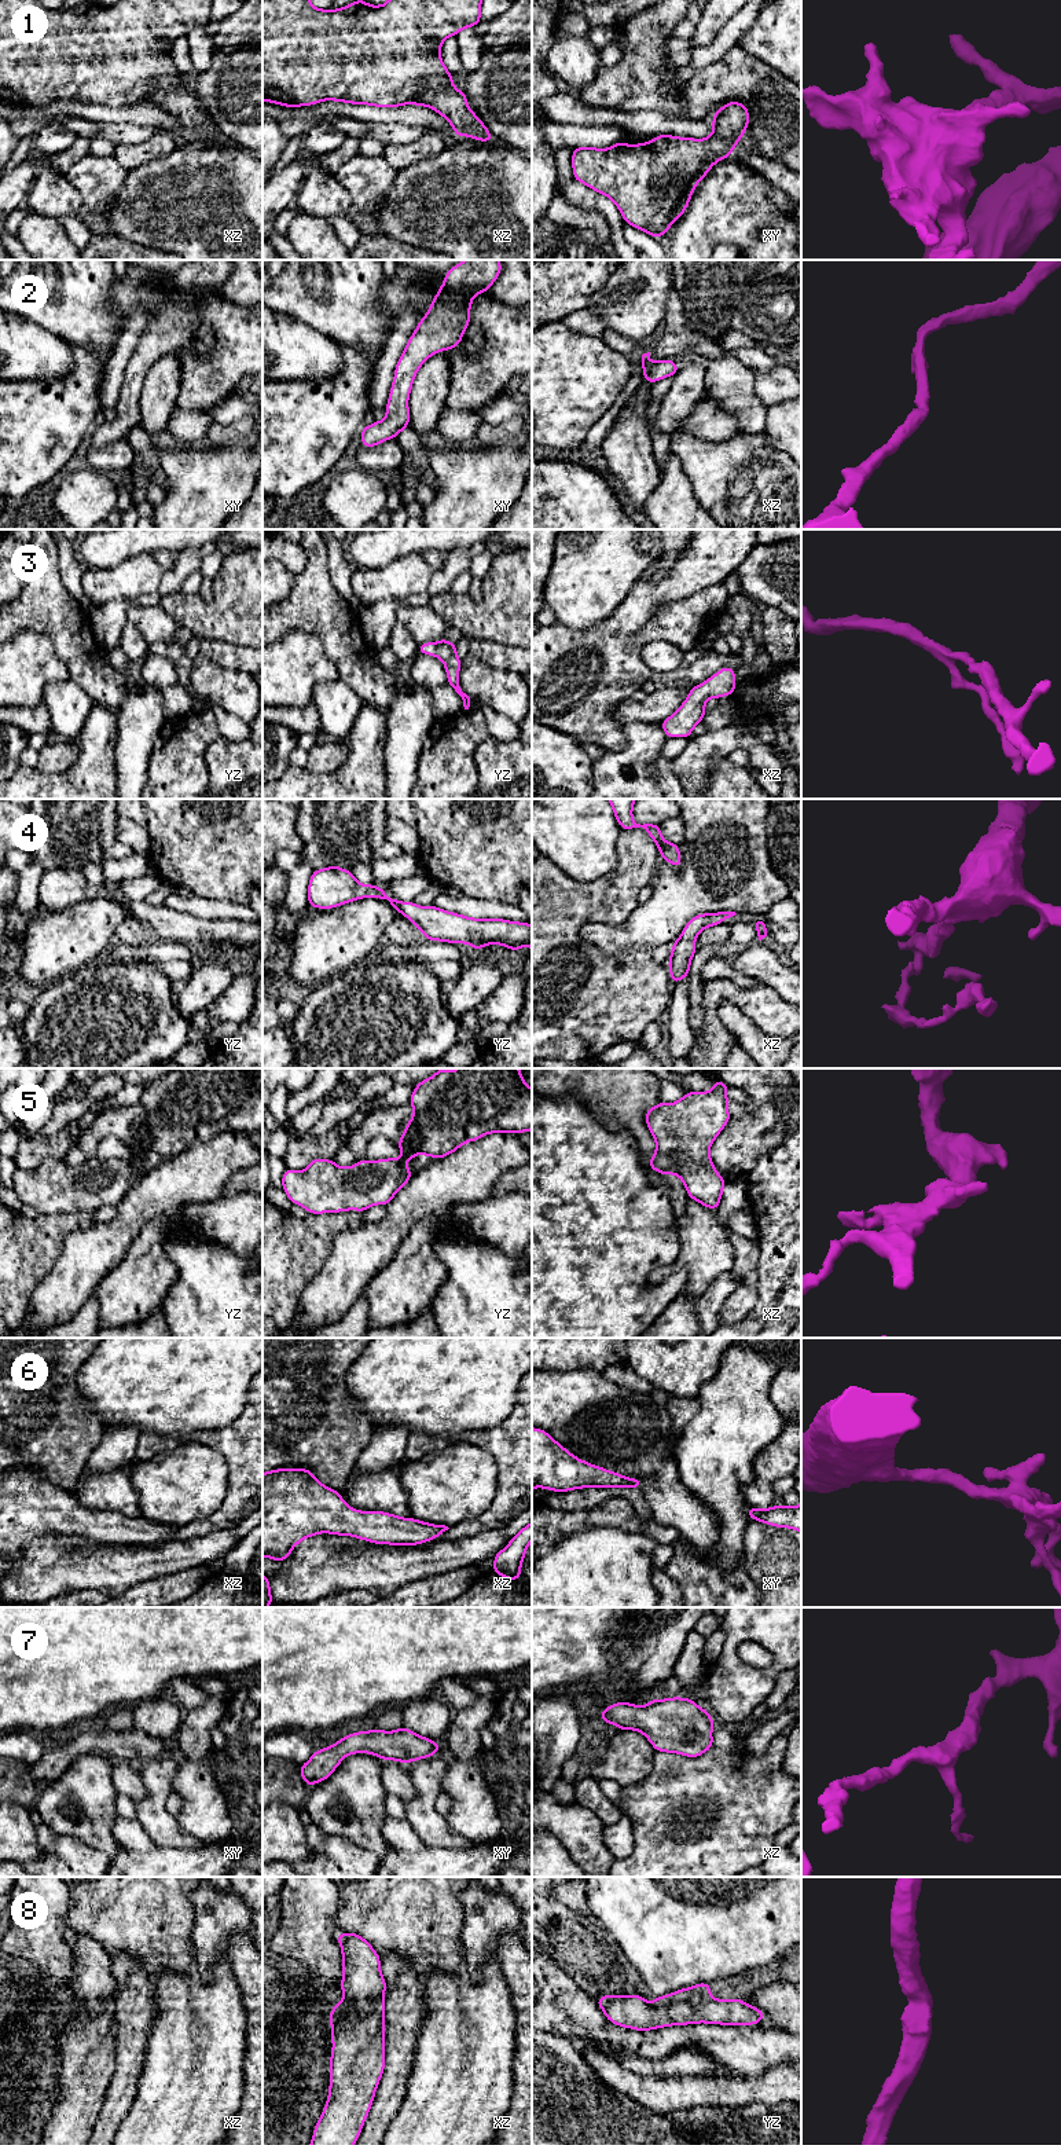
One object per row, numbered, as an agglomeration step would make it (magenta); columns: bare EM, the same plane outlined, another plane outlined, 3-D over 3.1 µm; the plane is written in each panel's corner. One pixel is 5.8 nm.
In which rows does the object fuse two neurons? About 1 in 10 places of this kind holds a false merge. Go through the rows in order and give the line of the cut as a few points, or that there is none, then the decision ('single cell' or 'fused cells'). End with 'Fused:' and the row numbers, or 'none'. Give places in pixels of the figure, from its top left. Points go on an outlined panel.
1: no cut; single cell
2: no cut; single cell
3: no cut; single cell
4: no cut; single cell
5: no cut; single cell
6: no cut; single cell
7: no cut; single cell
8: no cut; single cell
Fused: none

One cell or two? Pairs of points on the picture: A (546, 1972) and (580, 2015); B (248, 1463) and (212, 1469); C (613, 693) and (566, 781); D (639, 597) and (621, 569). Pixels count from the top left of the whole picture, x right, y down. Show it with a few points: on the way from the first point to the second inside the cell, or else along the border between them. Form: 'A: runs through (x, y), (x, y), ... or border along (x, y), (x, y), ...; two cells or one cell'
A: runs through (549, 1983), (569, 2004); one cell
B: border along (204, 1445), (216, 1449), (226, 1462), (224, 1498); two cells
C: border along (546, 725), (575, 737); two cells
D: border along (653, 563), (612, 612); two cells

